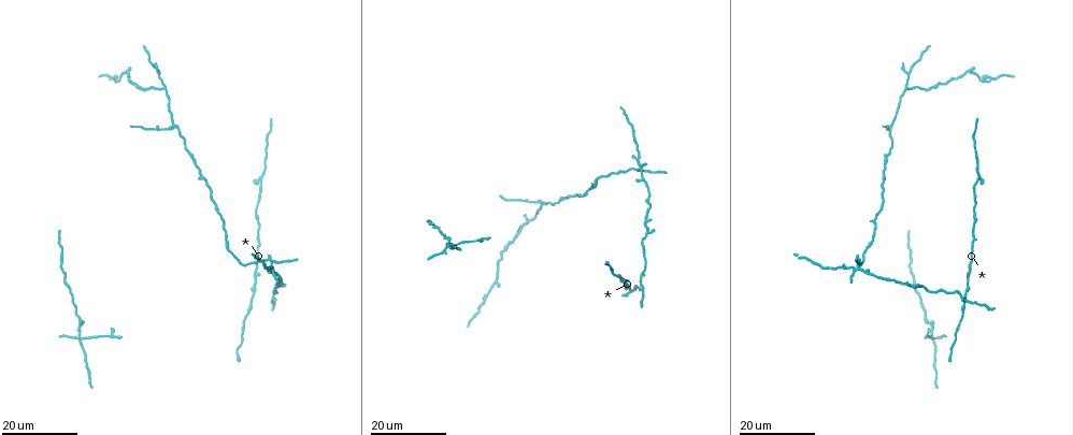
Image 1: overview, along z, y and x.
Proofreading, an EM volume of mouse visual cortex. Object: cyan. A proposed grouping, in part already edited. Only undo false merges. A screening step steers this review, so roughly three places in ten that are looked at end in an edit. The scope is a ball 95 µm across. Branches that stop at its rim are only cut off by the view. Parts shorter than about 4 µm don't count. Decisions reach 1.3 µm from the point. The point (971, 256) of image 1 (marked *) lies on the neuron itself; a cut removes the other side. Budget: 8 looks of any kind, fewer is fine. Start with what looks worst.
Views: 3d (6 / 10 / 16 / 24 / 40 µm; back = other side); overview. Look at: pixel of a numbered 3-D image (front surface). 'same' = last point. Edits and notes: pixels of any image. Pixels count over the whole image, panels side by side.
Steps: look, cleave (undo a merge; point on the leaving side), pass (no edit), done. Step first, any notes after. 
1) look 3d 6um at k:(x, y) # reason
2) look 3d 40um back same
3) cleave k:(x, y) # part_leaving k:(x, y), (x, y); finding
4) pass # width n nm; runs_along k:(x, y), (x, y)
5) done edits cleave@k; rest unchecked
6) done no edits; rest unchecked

look 3d 16um at 1:(78, 335) # four arms meet

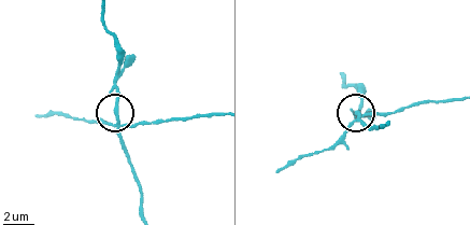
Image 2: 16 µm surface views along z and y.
look 3d 10um at 2:(116, 124) # zoom in

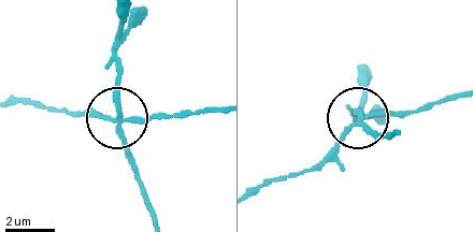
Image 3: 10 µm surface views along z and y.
cleave 3:(95, 116) # part_leaving 3:(119, 121), (216, 109); two neurons meet here

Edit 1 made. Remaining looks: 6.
look overview

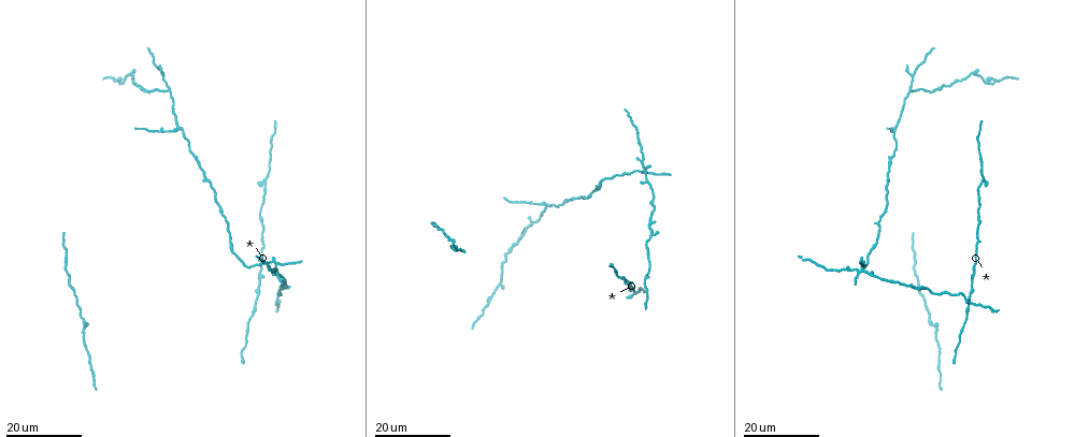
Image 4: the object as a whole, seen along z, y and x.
look 3d 16um at 4:(277, 262) # four-way junction

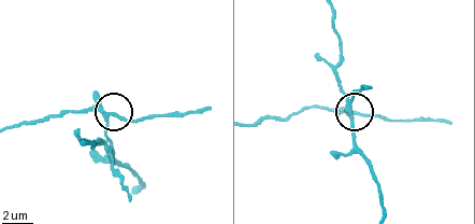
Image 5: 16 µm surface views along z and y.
look 3d 6um at 5:(103, 112)

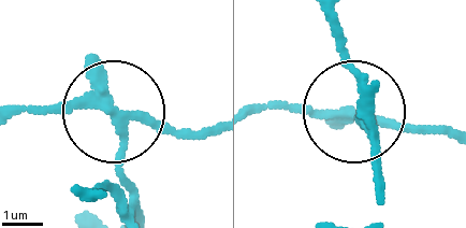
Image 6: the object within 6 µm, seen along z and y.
cleave 6:(116, 169) # width 220 nm; part_leaving 6:(349, 119), (377, 150), (380, 181); two neurons meet here

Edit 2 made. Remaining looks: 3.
look overview

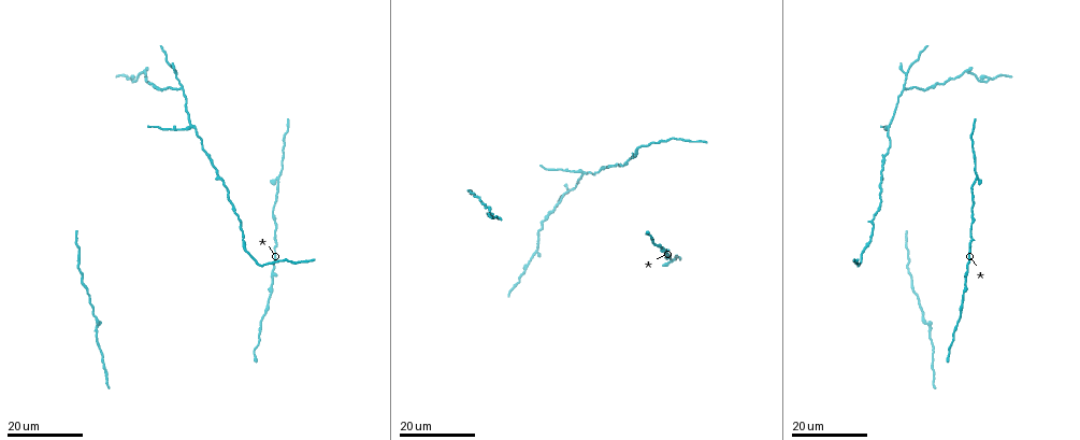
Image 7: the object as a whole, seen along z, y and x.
look 3d 24um at 7:(191, 126) # three-way junction

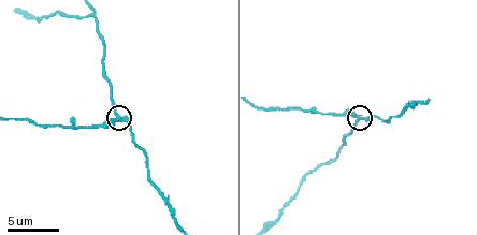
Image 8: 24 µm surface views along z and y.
look 3d 10um at 8:(117, 119)

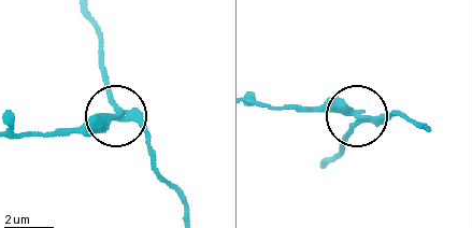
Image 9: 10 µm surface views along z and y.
cleave 9:(84, 123) # width 240 nm; part_leaving 9:(120, 118), (17, 137); two neurons meet here

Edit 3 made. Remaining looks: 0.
done edits cleave@3, cleave@6, cleave@9; rest unchecked

